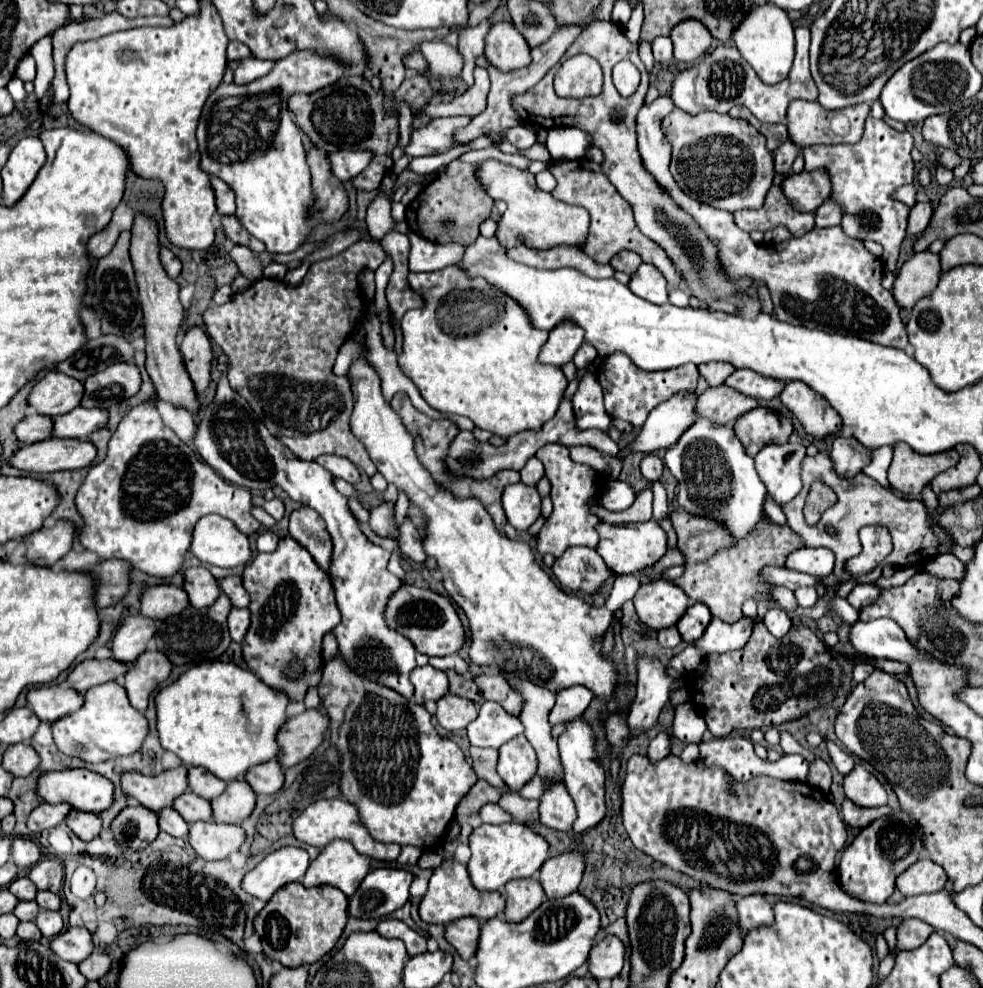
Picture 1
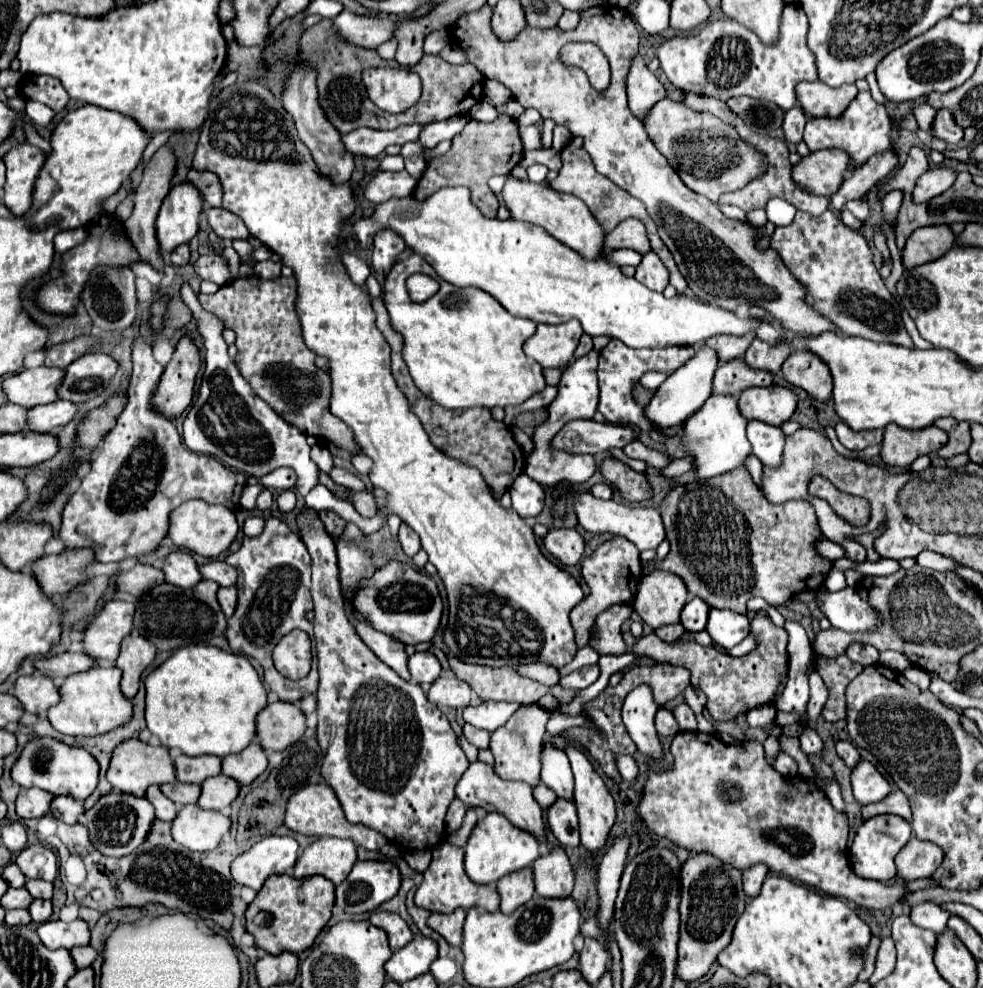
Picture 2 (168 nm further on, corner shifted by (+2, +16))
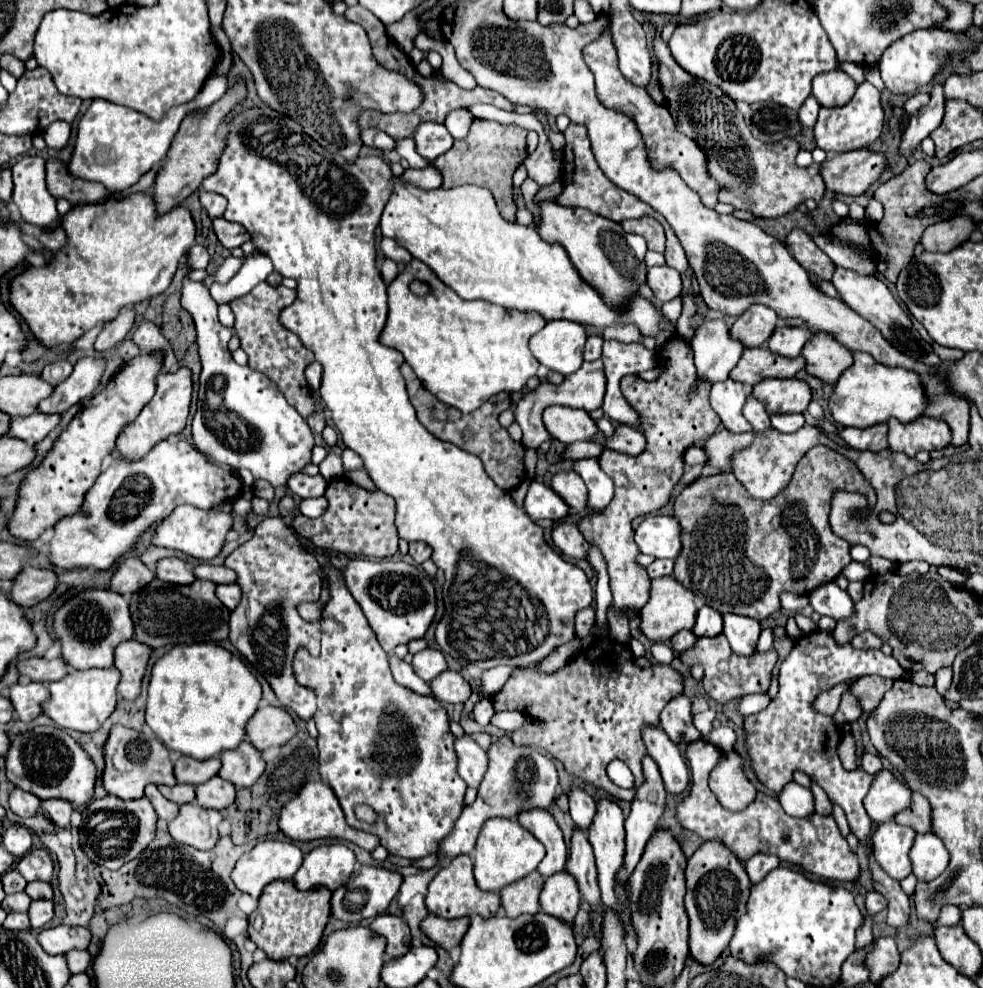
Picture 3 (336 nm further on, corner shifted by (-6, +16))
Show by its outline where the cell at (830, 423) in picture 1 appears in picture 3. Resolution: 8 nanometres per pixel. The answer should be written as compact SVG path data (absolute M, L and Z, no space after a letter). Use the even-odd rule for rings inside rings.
M814 332L802 350L806 358L806 372L822 382L836 384L840 374L854 362L852 352L844 348L832 334Z

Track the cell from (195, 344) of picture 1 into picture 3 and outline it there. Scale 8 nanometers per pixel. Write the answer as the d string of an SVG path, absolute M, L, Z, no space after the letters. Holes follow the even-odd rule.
M180 368L176 374L160 374L154 398L142 408L142 412L132 424L124 426L124 432L120 432L116 440L116 452L124 460L140 460L140 456L146 456L150 448L160 440L166 440L172 434L180 434L188 420L190 400L192 400L192 378L188 368Z

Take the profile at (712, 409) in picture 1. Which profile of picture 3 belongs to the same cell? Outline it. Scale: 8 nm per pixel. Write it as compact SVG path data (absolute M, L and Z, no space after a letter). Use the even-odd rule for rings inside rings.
M746 348L736 368L732 368L730 378L738 380L748 386L756 386L764 378L794 378L796 372L800 372L806 366L806 360L802 356L796 356L796 360L788 360L784 356L776 356L774 352L768 352L768 348Z

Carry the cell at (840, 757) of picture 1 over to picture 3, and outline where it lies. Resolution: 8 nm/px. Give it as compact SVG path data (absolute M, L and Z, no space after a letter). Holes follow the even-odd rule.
M864 754L864 758L862 758L862 770L866 770L868 774L878 774L880 770L882 770L882 762L880 762L880 758L876 756L876 754Z

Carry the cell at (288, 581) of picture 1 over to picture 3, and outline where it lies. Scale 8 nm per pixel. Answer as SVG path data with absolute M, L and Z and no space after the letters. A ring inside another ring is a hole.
M264 518L256 526L252 540L236 548L224 564L238 574L236 584L242 588L242 602L230 614L232 646L266 678L282 706L308 722L316 712L316 694L296 682L290 662L298 648L306 648L314 656L320 654L320 622L306 622L296 610L300 602L320 600L322 580L316 558L300 546L296 534L282 518Z

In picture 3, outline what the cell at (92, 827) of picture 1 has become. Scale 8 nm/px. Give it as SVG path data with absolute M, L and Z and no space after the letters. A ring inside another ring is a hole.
M44 800L42 802L42 814L48 816L48 820L52 820L56 826L64 828L70 824L70 816L72 816L72 804L66 800Z

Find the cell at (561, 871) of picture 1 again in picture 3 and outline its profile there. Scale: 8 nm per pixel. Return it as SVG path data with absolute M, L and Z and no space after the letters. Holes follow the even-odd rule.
M558 872L548 878L540 894L540 910L546 914L564 920L566 924L574 922L574 916L580 908L580 890L576 880L568 872Z

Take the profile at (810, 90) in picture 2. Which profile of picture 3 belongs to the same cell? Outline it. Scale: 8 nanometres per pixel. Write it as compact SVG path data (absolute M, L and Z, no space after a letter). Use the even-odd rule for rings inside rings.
M842 70L822 72L814 78L812 96L820 102L820 106L844 106L852 100L856 86L858 84Z

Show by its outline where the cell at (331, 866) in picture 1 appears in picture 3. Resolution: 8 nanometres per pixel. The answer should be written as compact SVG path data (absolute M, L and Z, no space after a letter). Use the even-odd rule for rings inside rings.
M344 844L318 846L304 856L302 866L294 876L294 886L298 890L312 890L318 886L334 892L344 882L348 882L356 864L354 852Z

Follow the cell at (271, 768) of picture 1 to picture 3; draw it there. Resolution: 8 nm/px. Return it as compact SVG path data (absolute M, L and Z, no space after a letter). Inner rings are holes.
M244 740L244 744L240 744L240 748L222 752L220 760L222 760L222 768L220 768L218 776L222 780L232 782L236 788L252 786L266 768L260 752L248 740Z

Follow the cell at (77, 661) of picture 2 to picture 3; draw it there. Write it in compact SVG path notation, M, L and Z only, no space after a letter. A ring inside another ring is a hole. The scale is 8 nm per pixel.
M28 658L28 660L20 660L16 664L18 674L26 676L32 682L54 682L60 680L68 674L68 666L62 658L56 660L44 660L44 658Z

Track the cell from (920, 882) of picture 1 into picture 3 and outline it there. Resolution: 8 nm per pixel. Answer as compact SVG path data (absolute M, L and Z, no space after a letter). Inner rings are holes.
M918 834L910 850L910 860L914 876L928 882L946 870L950 856L944 842L936 834Z

